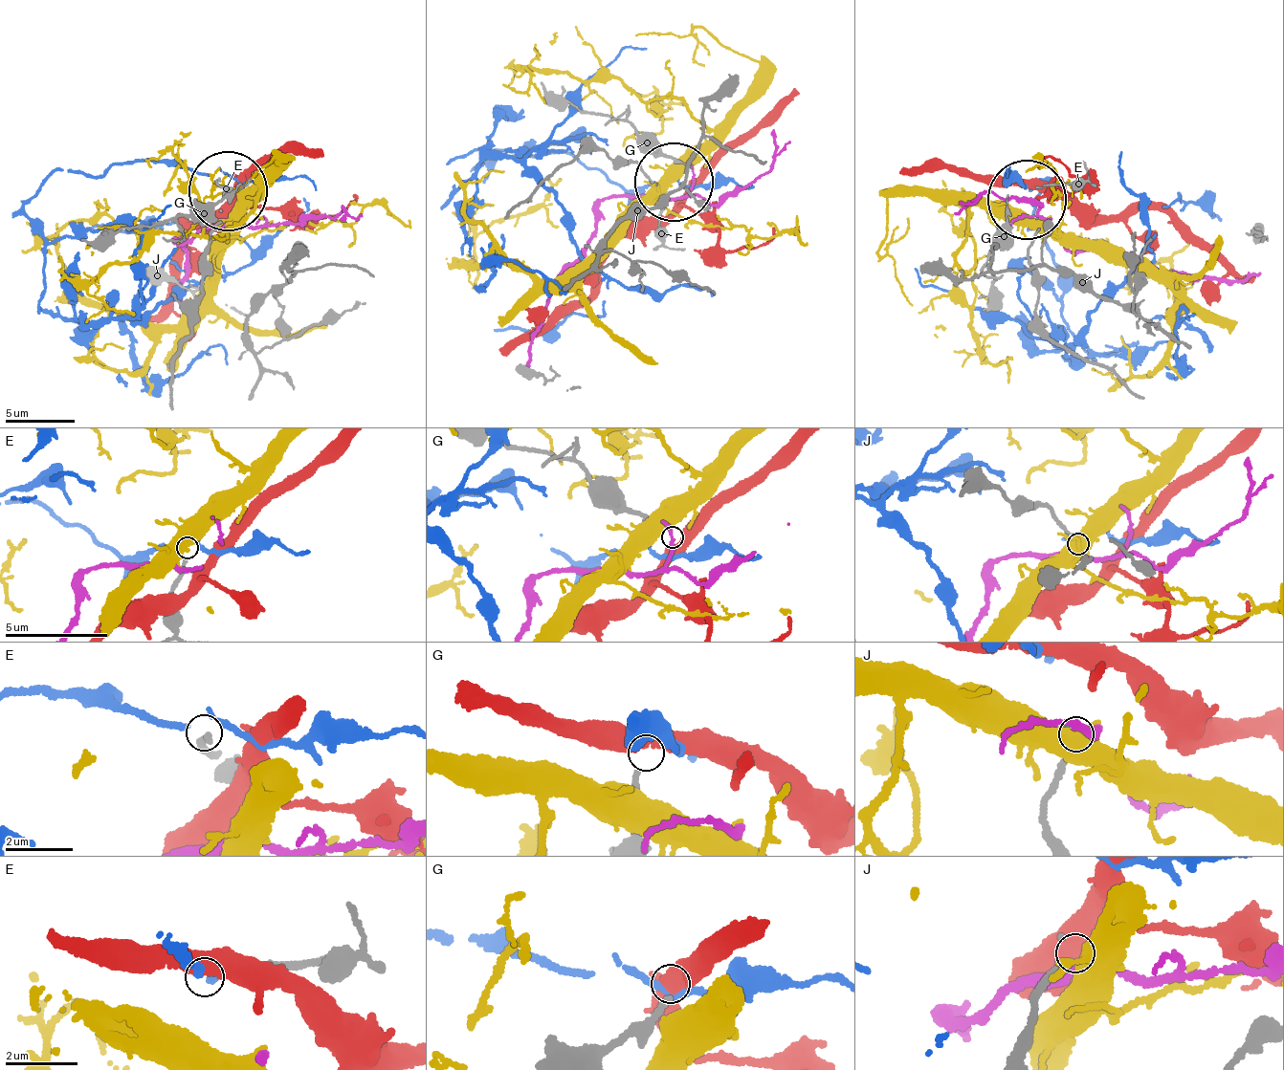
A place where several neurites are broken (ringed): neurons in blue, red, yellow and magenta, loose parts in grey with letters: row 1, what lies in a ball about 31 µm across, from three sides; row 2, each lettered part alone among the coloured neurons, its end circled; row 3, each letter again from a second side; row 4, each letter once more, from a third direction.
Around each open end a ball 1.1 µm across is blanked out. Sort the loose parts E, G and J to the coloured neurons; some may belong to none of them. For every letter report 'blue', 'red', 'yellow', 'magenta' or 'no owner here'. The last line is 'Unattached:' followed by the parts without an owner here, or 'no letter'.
E: no owner here
G: red
J: no owner here
Unattached: E, J

